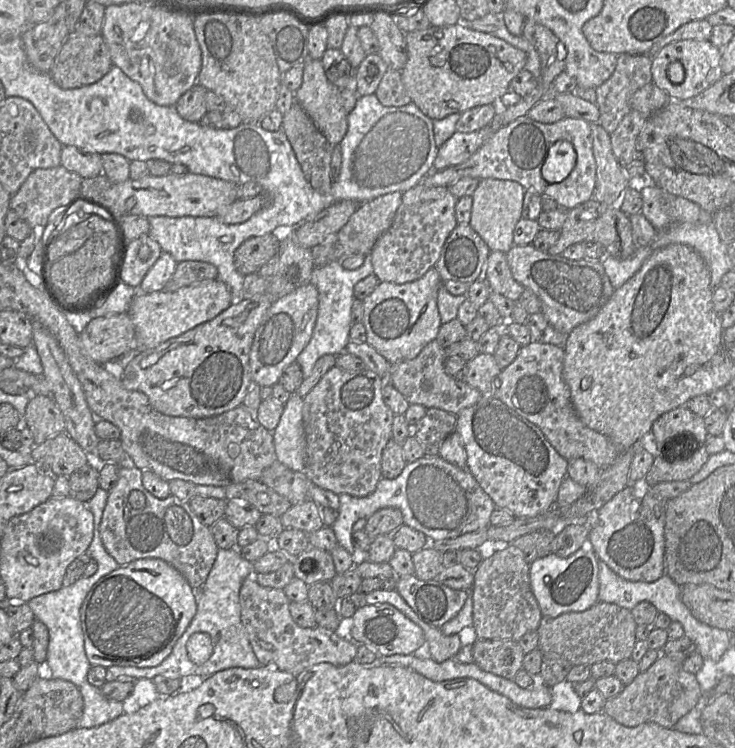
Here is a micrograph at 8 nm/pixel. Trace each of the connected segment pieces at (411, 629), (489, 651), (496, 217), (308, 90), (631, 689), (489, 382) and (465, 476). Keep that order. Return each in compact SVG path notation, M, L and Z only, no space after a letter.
M383 603L365 605L352 617L352 637L356 644L364 644L379 657L410 655L426 643L422 629L394 606Z
M477 640L472 646L474 664L482 670L513 680L523 668L523 652L518 641Z
M484 178L472 194L473 204L469 224L483 238L490 250L506 253L514 244L513 233L522 218L523 199L526 189L509 179Z
M308 59L303 65L302 84L295 101L332 145L345 136L348 114L341 103L339 89L326 77L320 59Z
M661 655L617 696L607 699L602 712L627 727L656 723L662 727L673 728L680 718L697 705L701 696L702 690L696 675L684 670L682 662Z
M479 353L477 356L466 362L461 380L478 389L483 395L493 395L494 390L500 386L500 380L498 379L500 372L501 368L497 364L493 354Z
M440 455L423 456L414 462L407 463L401 474L394 479L381 478L375 490L363 497L339 494L340 506L338 517L331 526L339 546L351 555L356 556L352 535L353 526L359 519L368 519L379 509L385 507L398 508L403 515L405 525L422 532L430 541L453 539L471 532L481 531L490 525L490 516L496 509L490 496L482 489L467 467L459 467L448 462Z

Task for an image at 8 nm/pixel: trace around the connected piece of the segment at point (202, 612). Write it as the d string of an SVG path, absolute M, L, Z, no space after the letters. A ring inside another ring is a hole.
M220 549L215 563L201 588L197 611L189 626L178 639L171 654L158 666L151 668L110 667L107 668L106 681L117 680L118 676L130 676L136 679L152 680L158 675L166 677L184 677L197 675L209 677L228 668L257 668L261 664L250 644L247 632L241 620L239 593L245 579L255 574L253 563L242 558L239 550ZM196 632L210 635L214 651L202 665L193 663L187 652L186 644L190 636Z

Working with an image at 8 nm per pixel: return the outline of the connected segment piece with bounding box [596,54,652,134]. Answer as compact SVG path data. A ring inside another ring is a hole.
M623 54L617 58L611 77L596 88L596 105L600 113L597 123L609 134L631 111L632 95L652 83L652 58L649 55Z

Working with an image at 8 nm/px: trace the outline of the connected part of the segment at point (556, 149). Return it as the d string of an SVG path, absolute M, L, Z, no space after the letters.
M566 140L555 142L548 150L542 166L543 178L549 183L563 181L574 169L577 154L573 145Z

